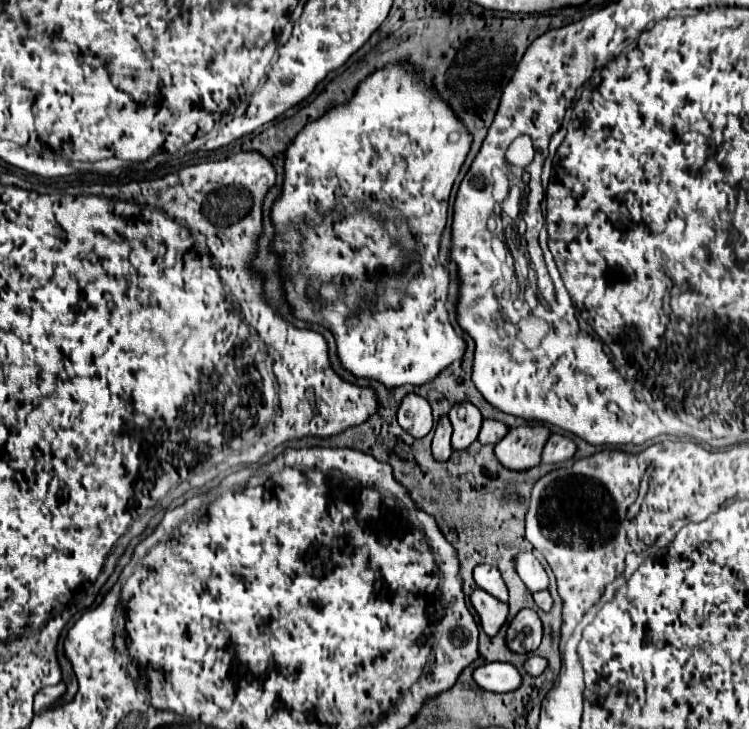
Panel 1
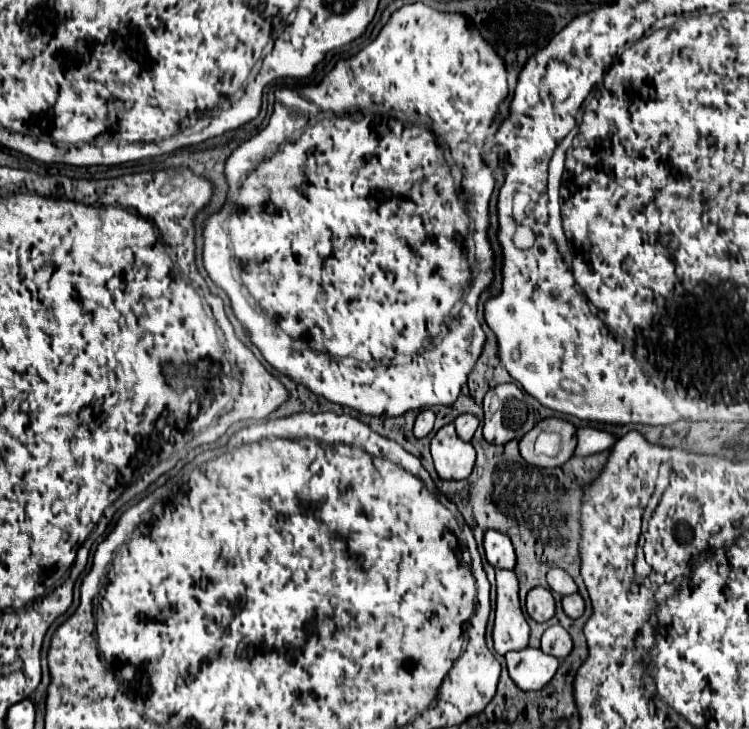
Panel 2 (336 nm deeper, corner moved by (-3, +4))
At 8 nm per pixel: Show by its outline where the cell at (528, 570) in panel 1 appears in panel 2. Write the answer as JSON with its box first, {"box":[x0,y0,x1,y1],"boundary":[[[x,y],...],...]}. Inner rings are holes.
{"box":[546,567,576,595],"boundary":[[[552,567],[546,573],[546,581],[548,581],[550,589],[560,593],[560,595],[568,595],[568,593],[576,591],[576,583],[570,579],[570,575],[566,575],[566,571],[562,571],[558,567]]]}

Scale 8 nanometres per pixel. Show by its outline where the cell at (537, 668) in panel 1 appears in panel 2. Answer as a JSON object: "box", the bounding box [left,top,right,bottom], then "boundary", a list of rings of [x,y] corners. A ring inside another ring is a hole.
{"box":[542,625,572,661],"boundary":[[[558,625],[548,627],[542,635],[542,651],[562,661],[572,651],[572,639],[570,639],[568,631]]]}

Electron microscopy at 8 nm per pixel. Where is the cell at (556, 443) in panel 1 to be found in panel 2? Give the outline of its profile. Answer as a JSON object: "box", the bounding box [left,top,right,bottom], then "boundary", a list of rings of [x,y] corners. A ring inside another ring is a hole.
{"box":[574,427,616,457],"boundary":[[[582,427],[582,429],[578,429],[576,437],[578,437],[578,445],[574,449],[574,455],[578,455],[578,457],[586,457],[586,455],[594,455],[594,453],[606,451],[616,441],[610,433],[594,429],[594,427]]]}

